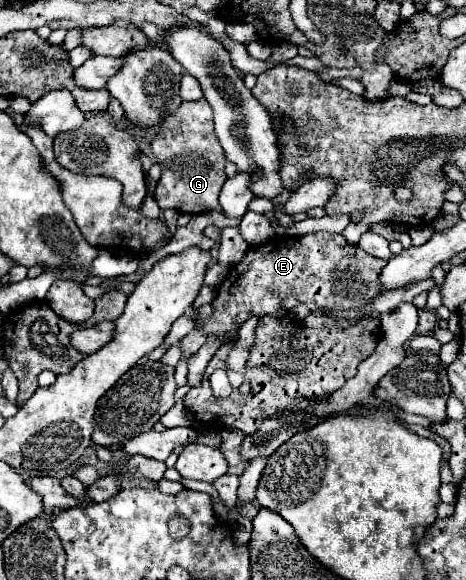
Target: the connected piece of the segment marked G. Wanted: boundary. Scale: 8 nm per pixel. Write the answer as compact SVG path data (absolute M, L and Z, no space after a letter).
M206 99L182 101L178 111L162 123L162 129L152 141L152 153L162 167L162 177L154 191L160 209L176 209L180 213L220 211L218 195L226 181L226 157L214 133L212 107Z

